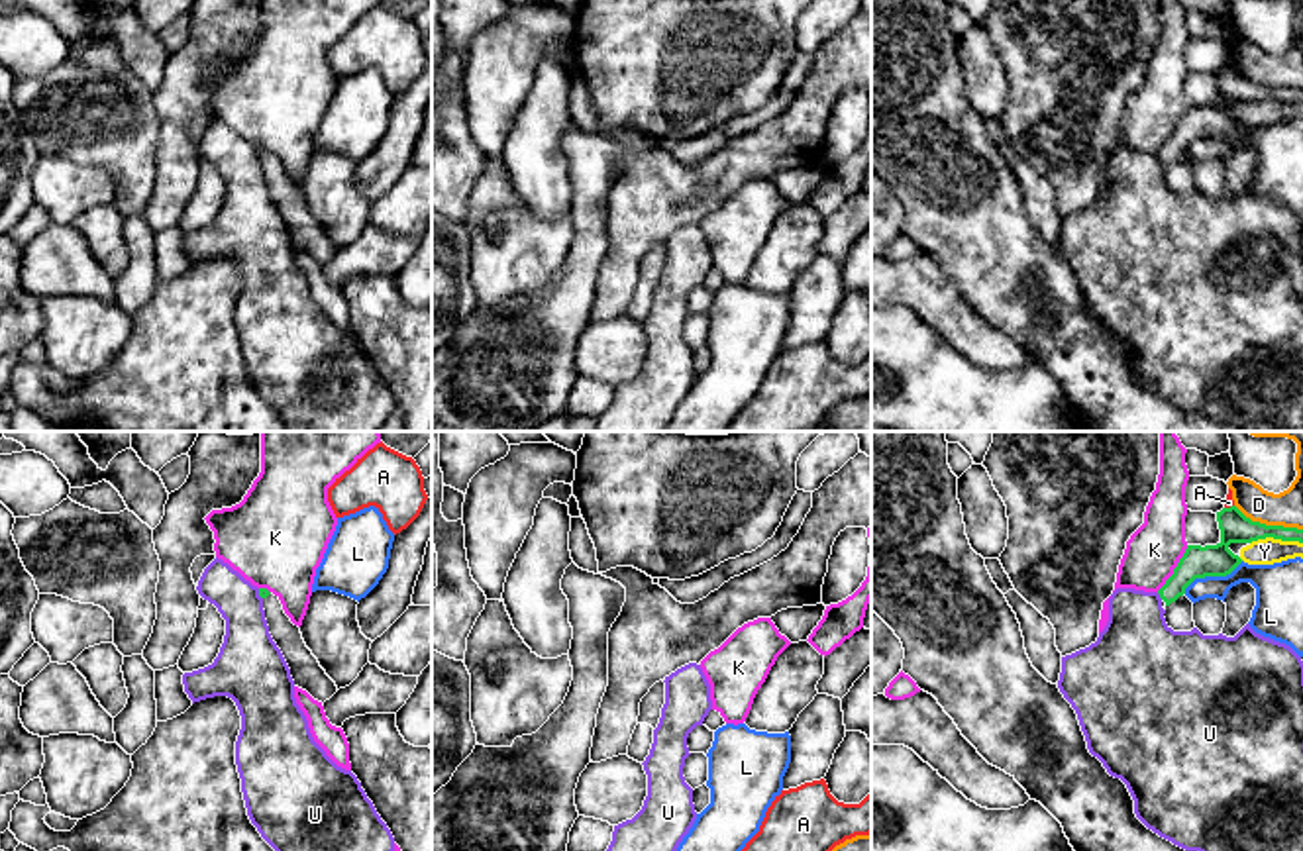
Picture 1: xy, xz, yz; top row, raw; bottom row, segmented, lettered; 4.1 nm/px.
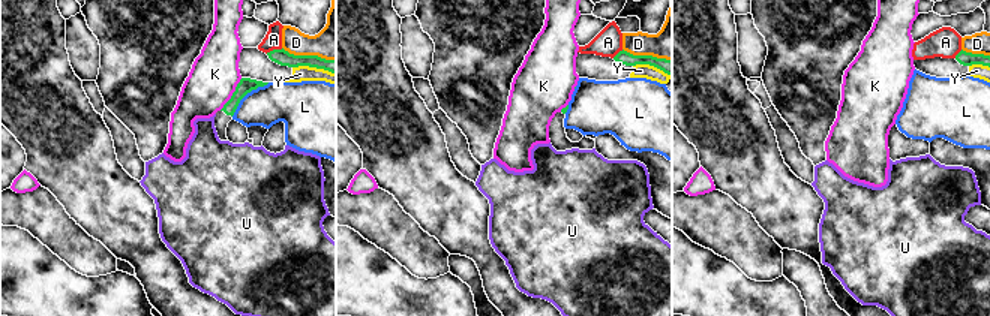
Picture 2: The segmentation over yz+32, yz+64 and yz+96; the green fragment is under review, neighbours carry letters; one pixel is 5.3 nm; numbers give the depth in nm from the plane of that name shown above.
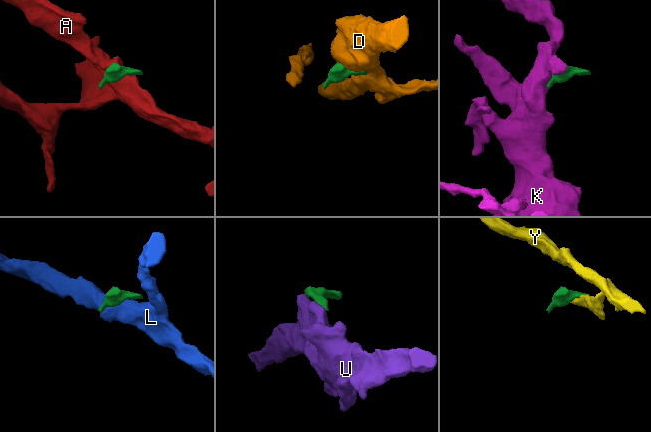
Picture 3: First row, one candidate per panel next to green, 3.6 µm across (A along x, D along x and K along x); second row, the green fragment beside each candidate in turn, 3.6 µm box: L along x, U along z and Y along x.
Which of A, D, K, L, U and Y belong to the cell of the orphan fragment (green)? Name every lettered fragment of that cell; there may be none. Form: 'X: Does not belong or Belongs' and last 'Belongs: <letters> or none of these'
A: Does not belong
D: Does not belong
K: Does not belong
L: Does not belong
U: Does not belong
Y: Does not belong
Belongs: none of these

